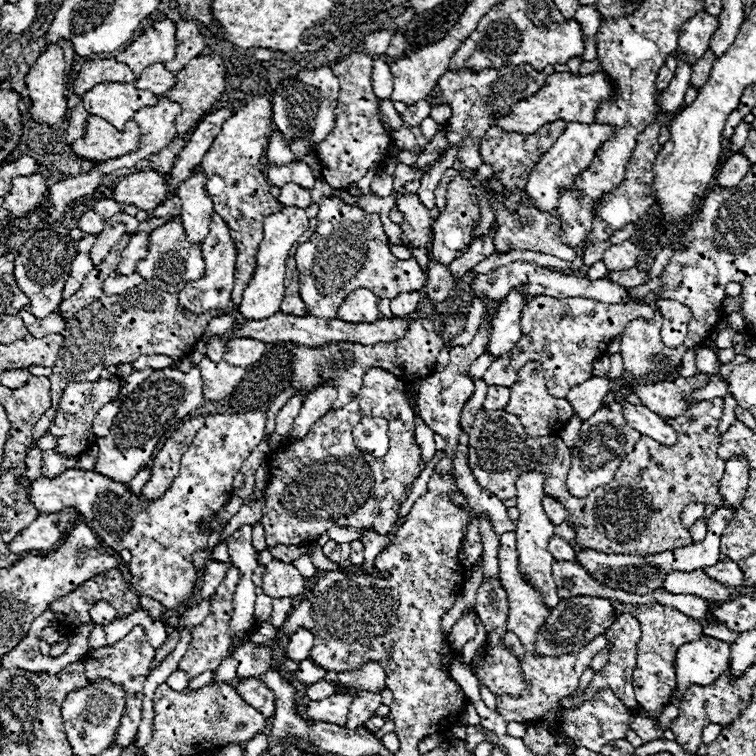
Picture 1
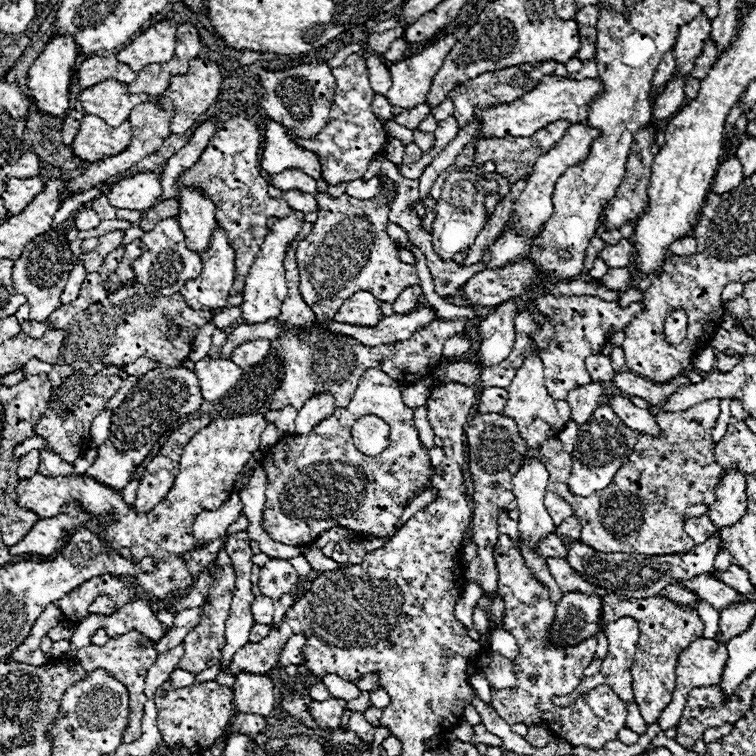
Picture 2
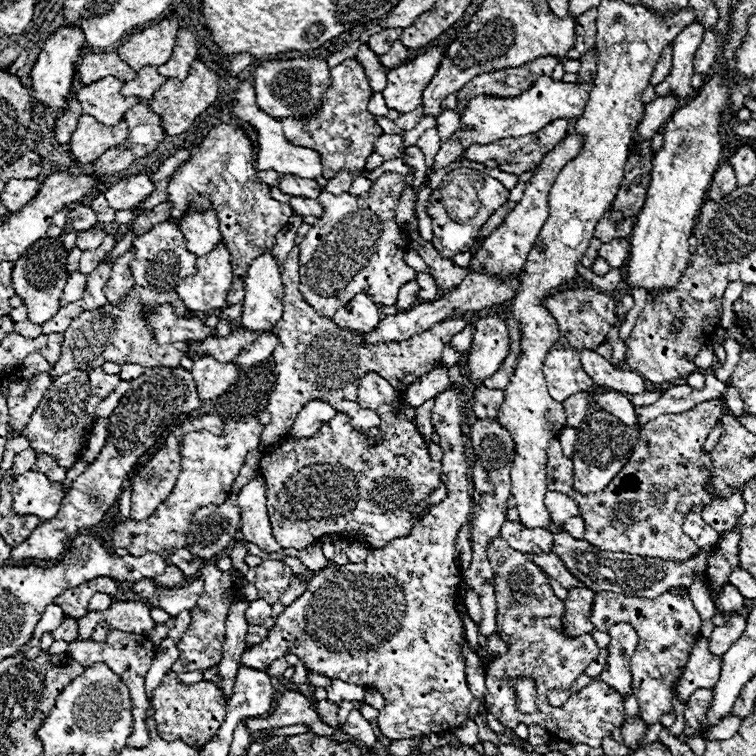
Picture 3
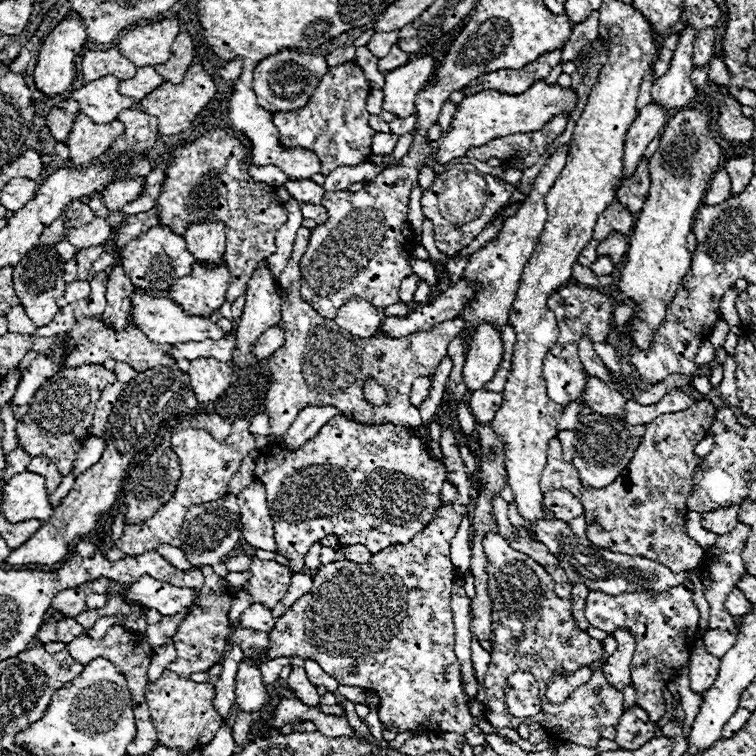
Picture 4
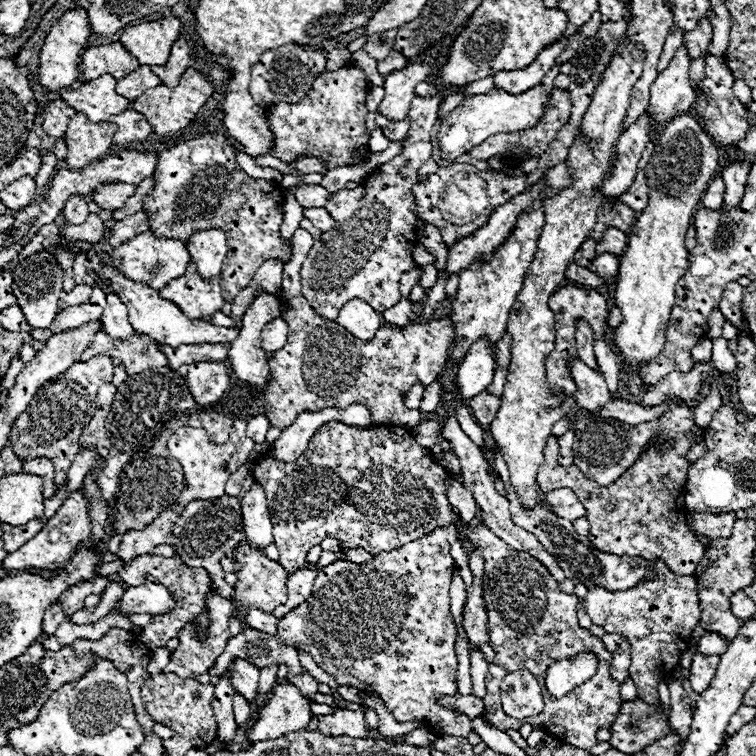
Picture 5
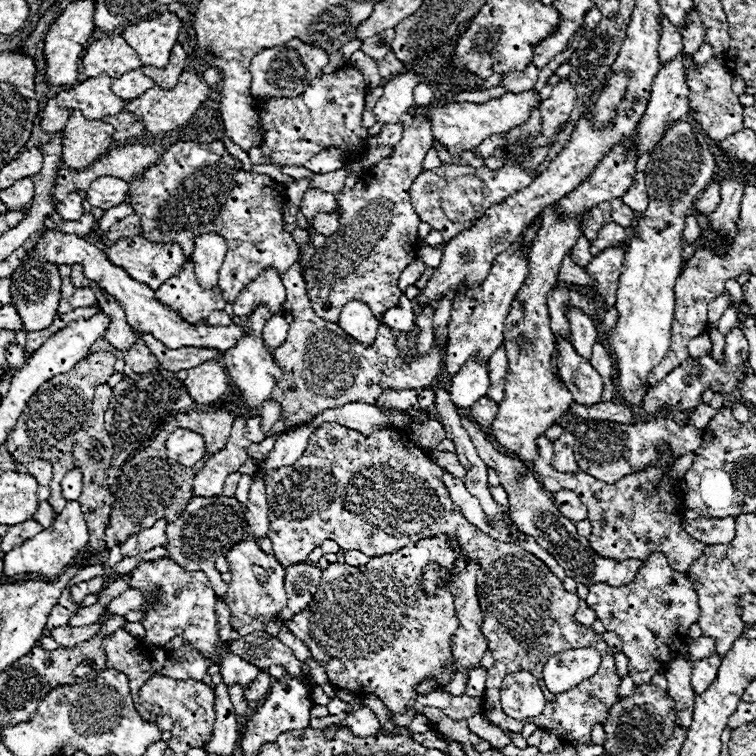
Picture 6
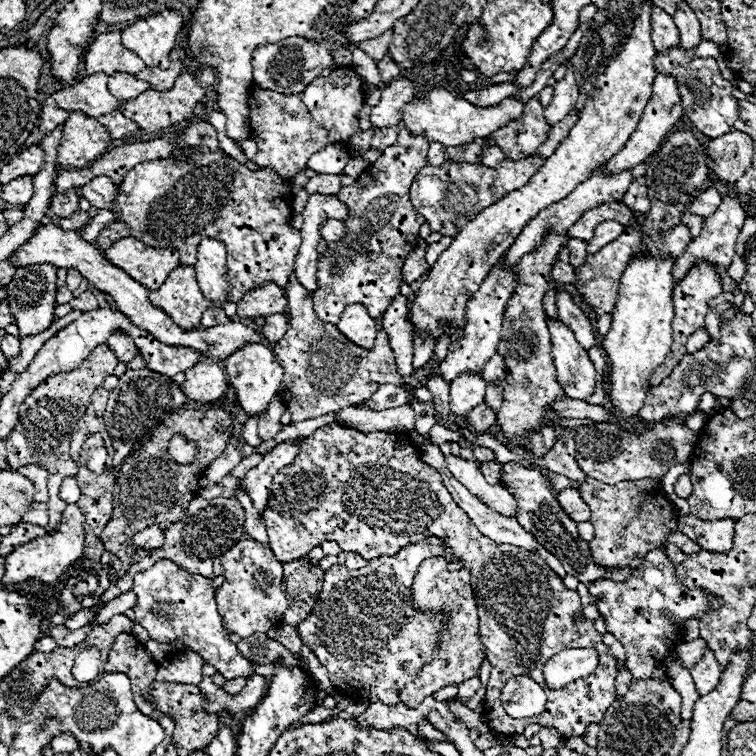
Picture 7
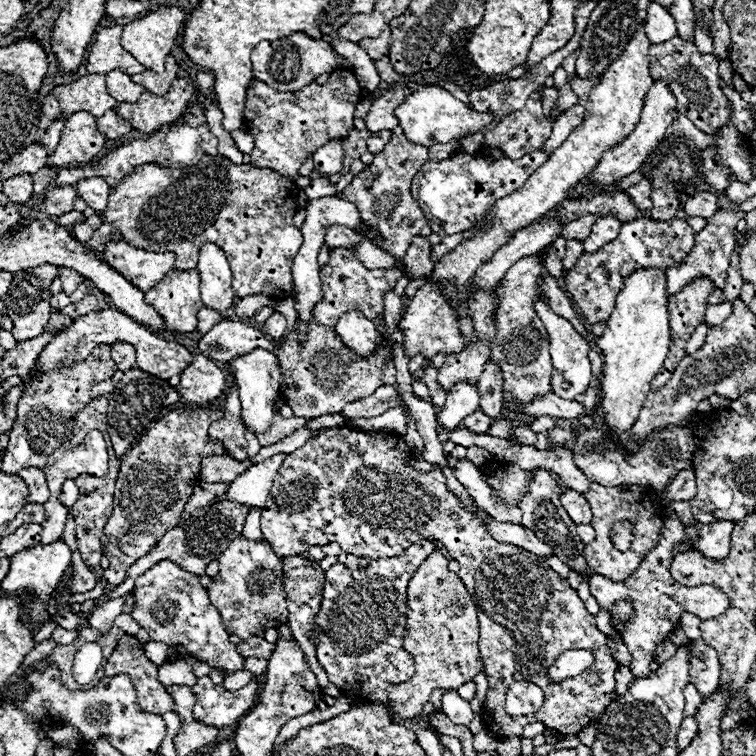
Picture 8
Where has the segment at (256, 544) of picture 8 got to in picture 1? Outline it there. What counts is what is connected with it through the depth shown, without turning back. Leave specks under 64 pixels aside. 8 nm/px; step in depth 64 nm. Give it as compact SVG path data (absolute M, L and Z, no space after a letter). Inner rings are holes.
M272 560L266 564L260 588L270 598L282 598L282 596L296 598L304 592L304 578L292 564L282 564L282 560Z

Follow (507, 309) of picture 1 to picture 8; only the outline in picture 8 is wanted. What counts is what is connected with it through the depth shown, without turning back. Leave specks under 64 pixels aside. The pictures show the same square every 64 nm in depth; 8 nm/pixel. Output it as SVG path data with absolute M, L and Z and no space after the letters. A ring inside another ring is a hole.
M456 384L450 390L442 410L436 412L436 422L442 430L456 430L460 422L478 410L478 388L470 384Z

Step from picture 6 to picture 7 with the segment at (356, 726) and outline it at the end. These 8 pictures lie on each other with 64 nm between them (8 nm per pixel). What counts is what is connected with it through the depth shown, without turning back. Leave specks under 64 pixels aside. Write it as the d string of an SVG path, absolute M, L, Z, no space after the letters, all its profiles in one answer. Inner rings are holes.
M428 696L424 700L424 704L416 710L410 710L402 704L398 704L398 706L386 706L380 702L370 704L366 708L366 712L358 714L358 722L362 726L370 724L370 726L380 728L380 730L388 730L388 728L396 728L396 726L408 728L410 724L418 724L422 718L426 718L428 712L432 712L432 710L438 710L440 716L446 720L454 720L454 716L446 708L446 702L436 702L432 696Z

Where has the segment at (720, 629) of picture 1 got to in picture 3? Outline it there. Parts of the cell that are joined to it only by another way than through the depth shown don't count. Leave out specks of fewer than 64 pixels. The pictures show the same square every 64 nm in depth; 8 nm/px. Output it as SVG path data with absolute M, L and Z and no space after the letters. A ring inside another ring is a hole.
M696 576L692 586L688 588L690 590L690 600L694 602L694 608L698 610L700 614L700 620L702 620L702 628L700 628L700 634L704 638L710 636L710 632L714 630L714 624L712 624L712 612L714 612L714 604L702 584L702 576Z

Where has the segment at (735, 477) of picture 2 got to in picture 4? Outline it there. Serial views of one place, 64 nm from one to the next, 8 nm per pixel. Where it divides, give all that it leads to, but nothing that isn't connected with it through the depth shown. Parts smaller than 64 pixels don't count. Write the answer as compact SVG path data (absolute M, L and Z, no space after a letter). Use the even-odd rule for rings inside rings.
M722 508L718 512L702 514L702 526L718 536L734 530L734 524L738 524L738 508Z

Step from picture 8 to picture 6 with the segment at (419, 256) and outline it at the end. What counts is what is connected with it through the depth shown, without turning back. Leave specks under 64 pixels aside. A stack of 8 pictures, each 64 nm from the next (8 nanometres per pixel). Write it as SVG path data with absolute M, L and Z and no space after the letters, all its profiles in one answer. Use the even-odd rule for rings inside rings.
M416 258L412 264L408 264L408 266L402 270L402 276L400 276L400 288L406 290L408 286L412 286L412 284L424 274L424 270L426 270L426 264L424 264L420 258Z

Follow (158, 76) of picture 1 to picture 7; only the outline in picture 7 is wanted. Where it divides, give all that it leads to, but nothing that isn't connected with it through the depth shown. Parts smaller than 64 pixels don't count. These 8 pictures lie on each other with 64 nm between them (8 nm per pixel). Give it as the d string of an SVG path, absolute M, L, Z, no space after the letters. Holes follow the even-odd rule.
M116 72L108 78L108 90L112 96L116 96L120 102L132 100L138 94L142 94L144 90L148 90L150 84L146 84L144 80L136 80L136 76L132 74L124 74L124 72Z

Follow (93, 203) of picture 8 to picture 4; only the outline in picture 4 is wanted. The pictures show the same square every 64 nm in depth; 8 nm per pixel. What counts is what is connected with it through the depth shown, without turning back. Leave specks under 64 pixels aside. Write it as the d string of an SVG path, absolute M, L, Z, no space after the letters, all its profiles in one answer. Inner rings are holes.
M142 178L138 180L116 180L100 190L100 196L104 200L104 206L112 212L120 210L130 200L136 200L142 194Z

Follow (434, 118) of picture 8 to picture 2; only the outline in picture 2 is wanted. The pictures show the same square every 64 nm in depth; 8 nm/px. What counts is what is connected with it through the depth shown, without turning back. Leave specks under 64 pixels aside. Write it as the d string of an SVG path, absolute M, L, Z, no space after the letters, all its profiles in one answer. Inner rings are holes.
M544 76L542 84L538 84L532 92L528 92L526 96L510 102L510 104L498 104L498 106L488 106L484 110L476 108L476 116L482 122L470 122L466 126L460 128L458 136L454 140L448 142L448 146L432 160L430 166L426 166L424 174L420 176L420 196L430 196L430 188L434 184L434 180L440 176L440 172L444 172L448 166L454 164L456 156L462 152L462 148L472 142L474 138L506 138L506 136L532 136L534 132L538 132L540 128L544 128L546 124L554 122L554 120L568 120L570 124L576 122L584 122L586 120L586 112L588 112L588 104L590 100L602 90L602 84L598 78L584 78L584 80L568 80L568 78L560 78L560 76Z

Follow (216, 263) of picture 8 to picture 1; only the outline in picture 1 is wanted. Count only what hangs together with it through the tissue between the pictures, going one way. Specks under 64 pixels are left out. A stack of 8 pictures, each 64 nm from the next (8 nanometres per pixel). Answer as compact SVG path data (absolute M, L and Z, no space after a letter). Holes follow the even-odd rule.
M192 174L186 182L180 184L176 196L182 202L180 222L184 226L186 240L190 244L196 244L196 242L202 244L210 230L210 222L214 214L212 200L208 198L204 188L204 174Z

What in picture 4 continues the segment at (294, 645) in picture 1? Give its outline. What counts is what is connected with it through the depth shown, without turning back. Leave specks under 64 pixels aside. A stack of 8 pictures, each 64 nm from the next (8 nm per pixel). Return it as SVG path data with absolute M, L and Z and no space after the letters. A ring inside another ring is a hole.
M282 656L282 658L274 658L274 660L268 660L266 664L262 664L262 666L260 666L260 672L262 672L264 684L266 684L266 686L274 684L274 682L278 680L278 676L280 676L280 670L282 670L286 664L290 664L290 658L286 658L286 656Z

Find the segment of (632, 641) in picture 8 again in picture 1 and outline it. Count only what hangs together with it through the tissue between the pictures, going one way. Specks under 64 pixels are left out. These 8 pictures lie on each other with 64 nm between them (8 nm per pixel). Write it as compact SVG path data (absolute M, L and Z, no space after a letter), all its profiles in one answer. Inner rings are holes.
M614 600L612 604L618 614L630 612L640 622L642 636L638 642L638 654L636 654L634 692L636 692L640 714L644 714L646 718L656 718L662 712L662 708L670 702L674 688L676 688L676 672L674 672L676 652L682 644L686 644L690 640L698 640L702 636L702 626L694 618L678 612L676 608L662 606L658 602L622 604L622 602Z

